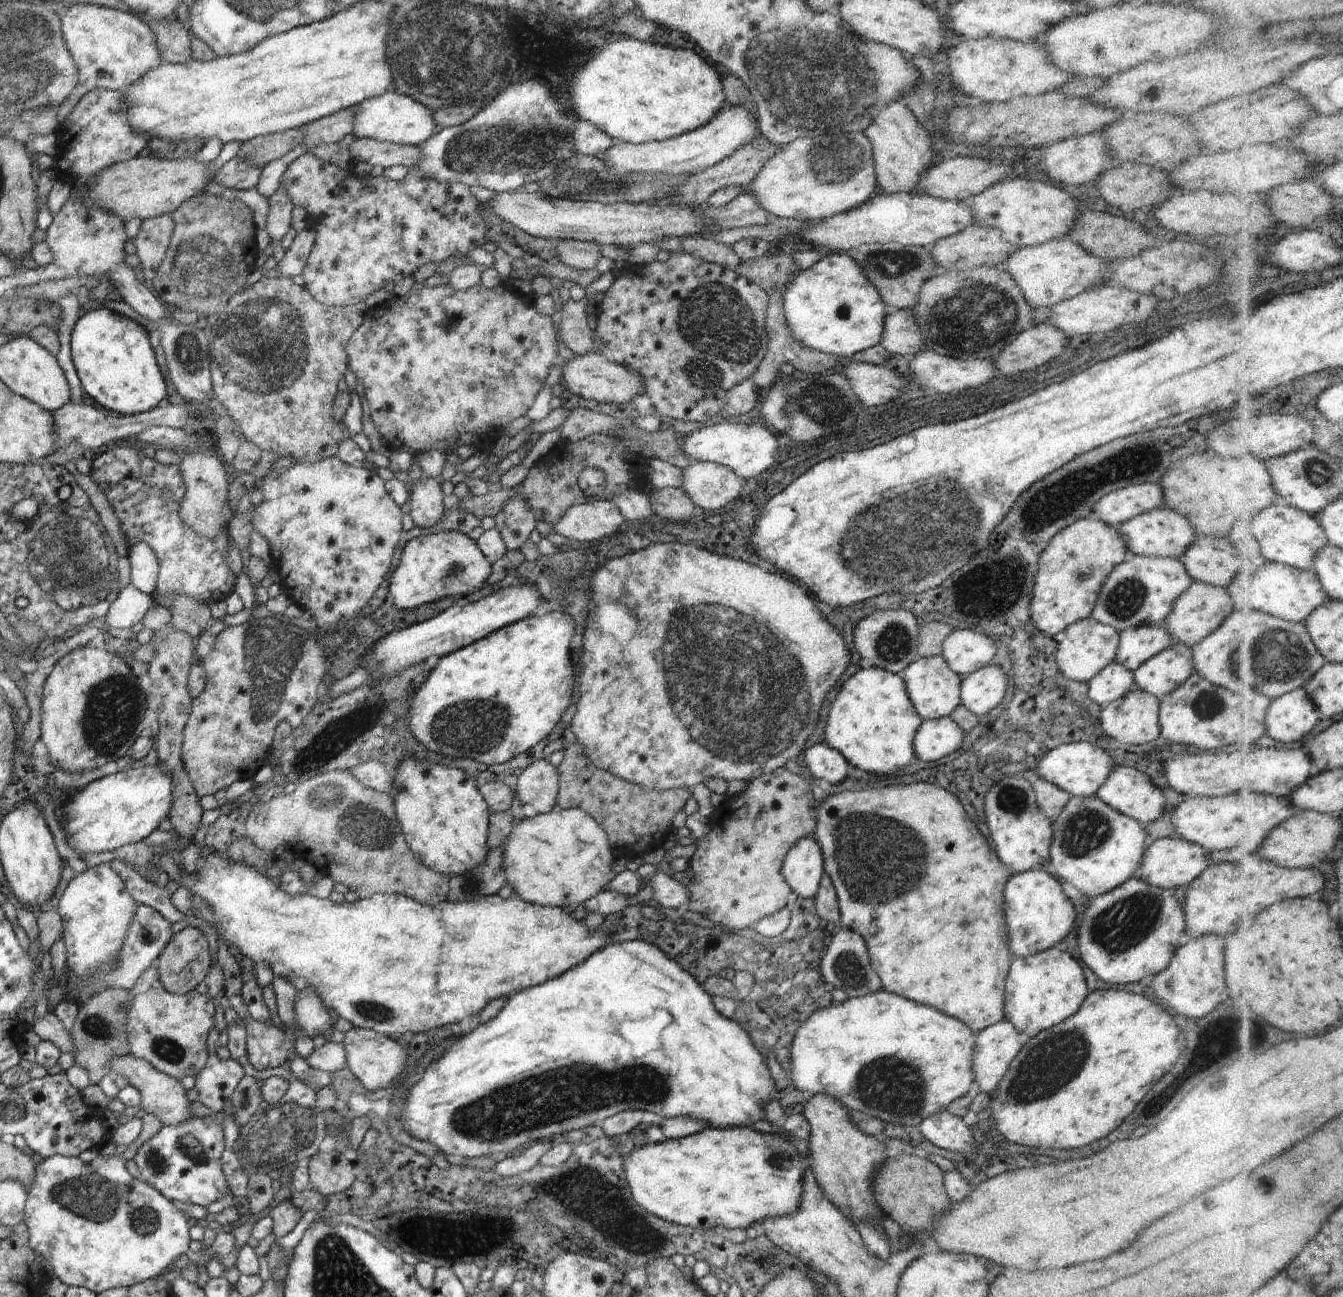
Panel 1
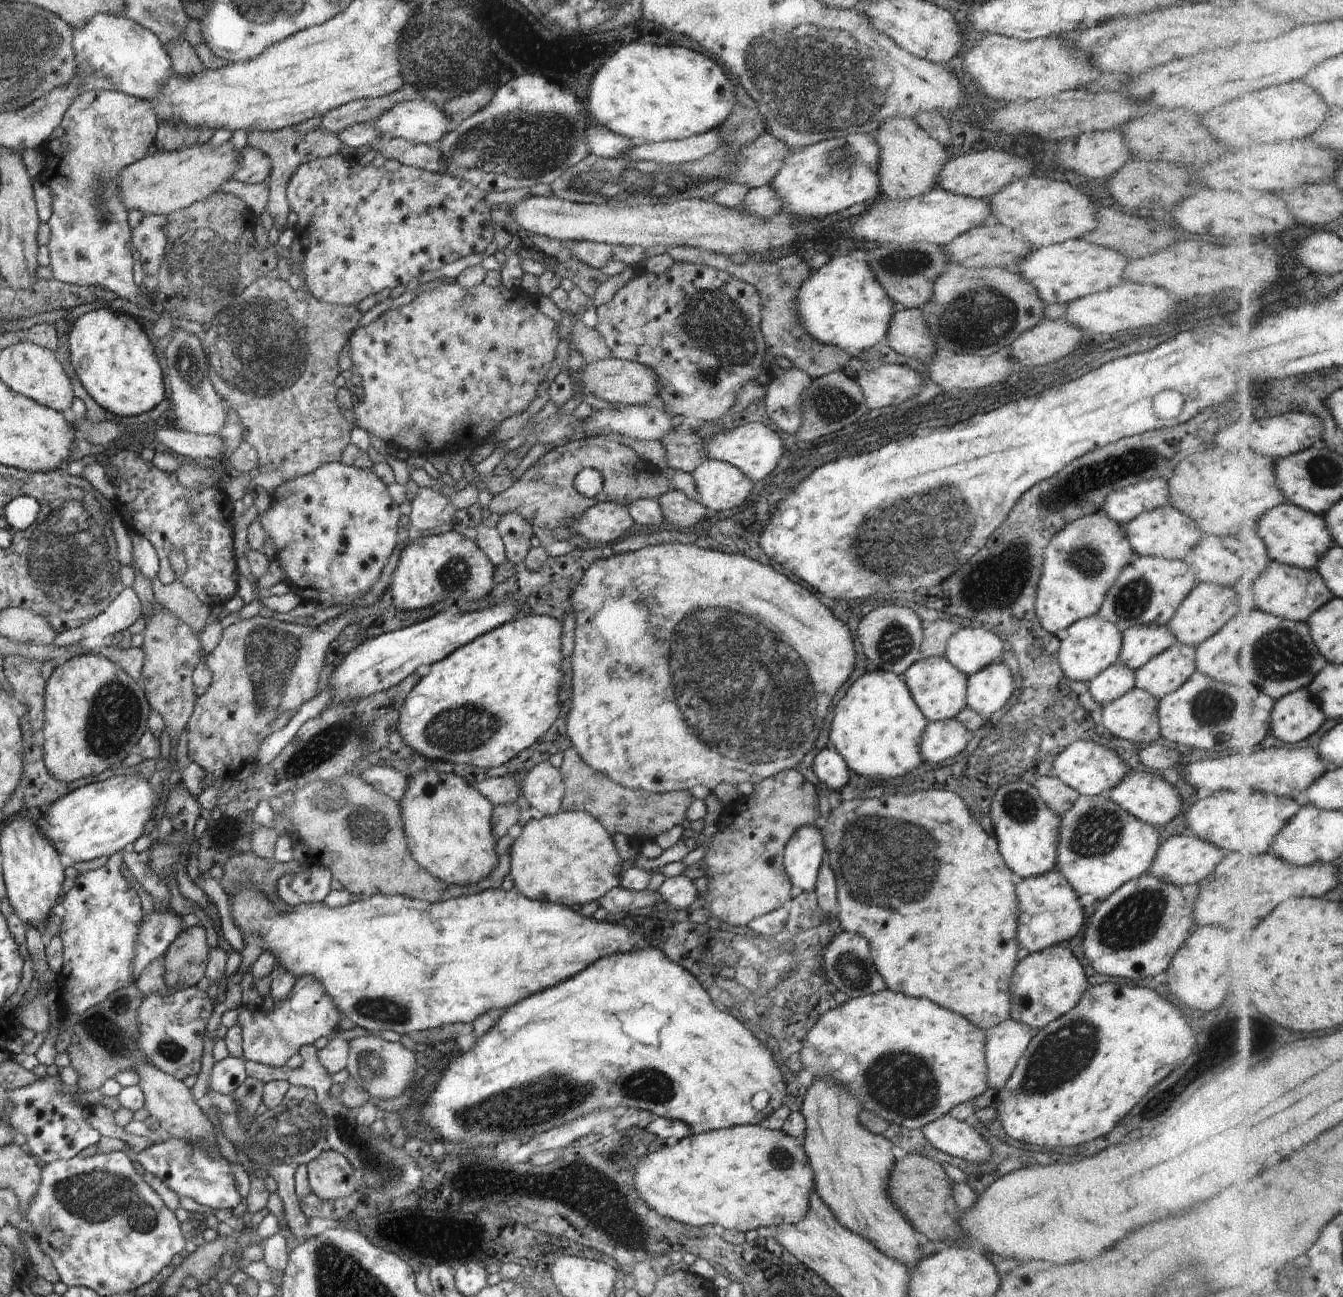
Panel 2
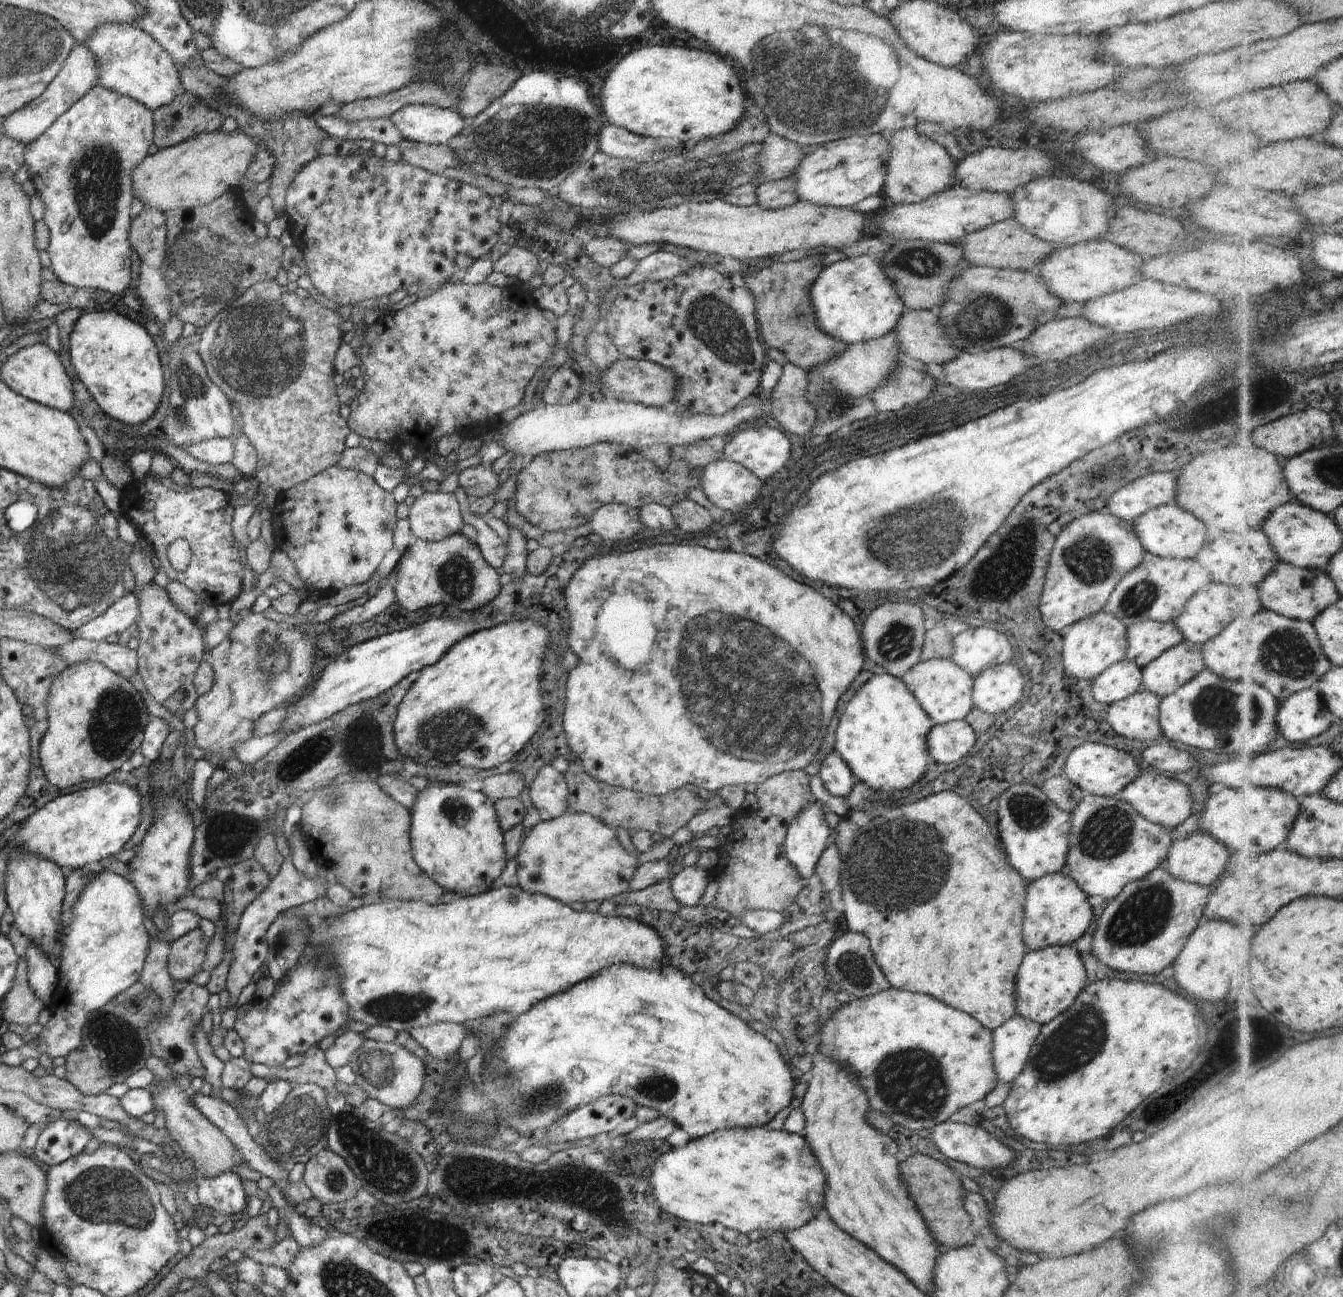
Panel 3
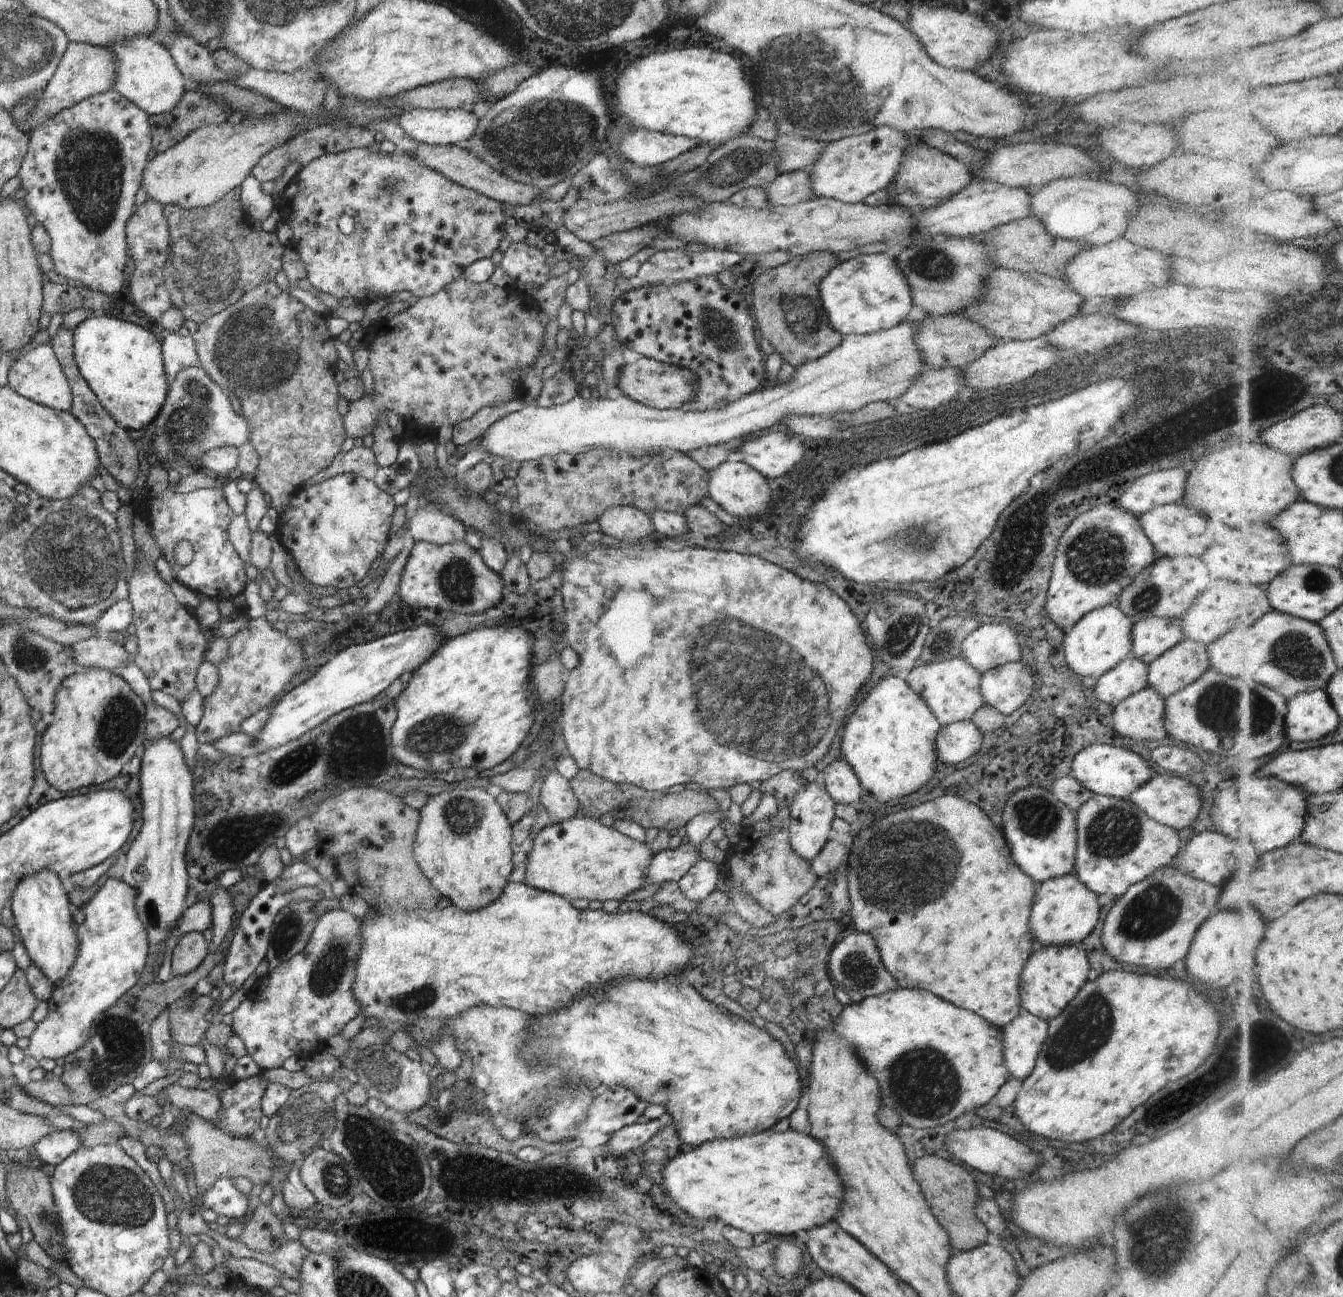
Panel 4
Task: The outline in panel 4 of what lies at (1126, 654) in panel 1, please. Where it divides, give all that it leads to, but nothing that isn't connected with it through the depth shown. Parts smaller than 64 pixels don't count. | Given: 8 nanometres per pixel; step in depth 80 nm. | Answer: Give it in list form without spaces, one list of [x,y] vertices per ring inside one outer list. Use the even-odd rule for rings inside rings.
[[[1150,617],[1134,622],[1131,654],[1149,665],[1184,640],[1182,619]]]

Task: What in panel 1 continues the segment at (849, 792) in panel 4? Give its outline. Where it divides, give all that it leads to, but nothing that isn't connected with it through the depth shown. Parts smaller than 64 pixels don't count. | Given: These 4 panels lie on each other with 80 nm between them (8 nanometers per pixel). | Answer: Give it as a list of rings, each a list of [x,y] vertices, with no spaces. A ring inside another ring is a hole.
[[[825,742],[810,746],[800,757],[804,759],[815,779],[836,784],[853,774],[849,763]]]

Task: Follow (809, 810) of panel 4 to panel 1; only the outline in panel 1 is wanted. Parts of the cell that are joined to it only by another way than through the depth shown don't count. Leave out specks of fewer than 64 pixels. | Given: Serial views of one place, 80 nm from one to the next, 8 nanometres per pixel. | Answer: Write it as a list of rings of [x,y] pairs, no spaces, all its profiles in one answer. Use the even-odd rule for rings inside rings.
[[[814,835],[798,840],[783,862],[782,877],[788,888],[804,900],[814,899],[824,874],[822,852]]]

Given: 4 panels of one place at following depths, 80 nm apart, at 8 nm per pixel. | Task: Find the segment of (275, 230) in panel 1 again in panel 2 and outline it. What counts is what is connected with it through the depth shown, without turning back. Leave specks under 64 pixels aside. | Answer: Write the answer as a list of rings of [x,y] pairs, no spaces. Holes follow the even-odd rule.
[[[294,127],[282,128],[282,130],[276,130],[276,132],[258,132],[258,130],[252,130],[252,132],[248,132],[247,134],[248,144],[266,154],[271,162],[266,214],[272,218],[273,226],[281,232],[287,228],[287,218],[291,212],[287,198],[287,187],[292,174],[296,172],[298,166],[304,164],[304,162],[309,162],[311,159],[330,158],[332,156],[342,158],[342,140],[334,136],[334,134],[324,132],[324,130],[320,130],[317,127],[316,130],[300,136],[294,130]]]

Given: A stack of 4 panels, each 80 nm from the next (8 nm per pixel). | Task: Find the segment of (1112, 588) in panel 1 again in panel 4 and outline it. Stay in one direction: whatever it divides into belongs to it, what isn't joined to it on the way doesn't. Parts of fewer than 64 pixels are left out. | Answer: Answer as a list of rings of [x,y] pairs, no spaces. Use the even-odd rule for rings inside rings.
[[[1162,557],[1141,570],[1121,592],[1116,604],[1131,616],[1133,622],[1152,616],[1165,619],[1181,619],[1190,608],[1192,600],[1208,586],[1208,570],[1200,558]]]

